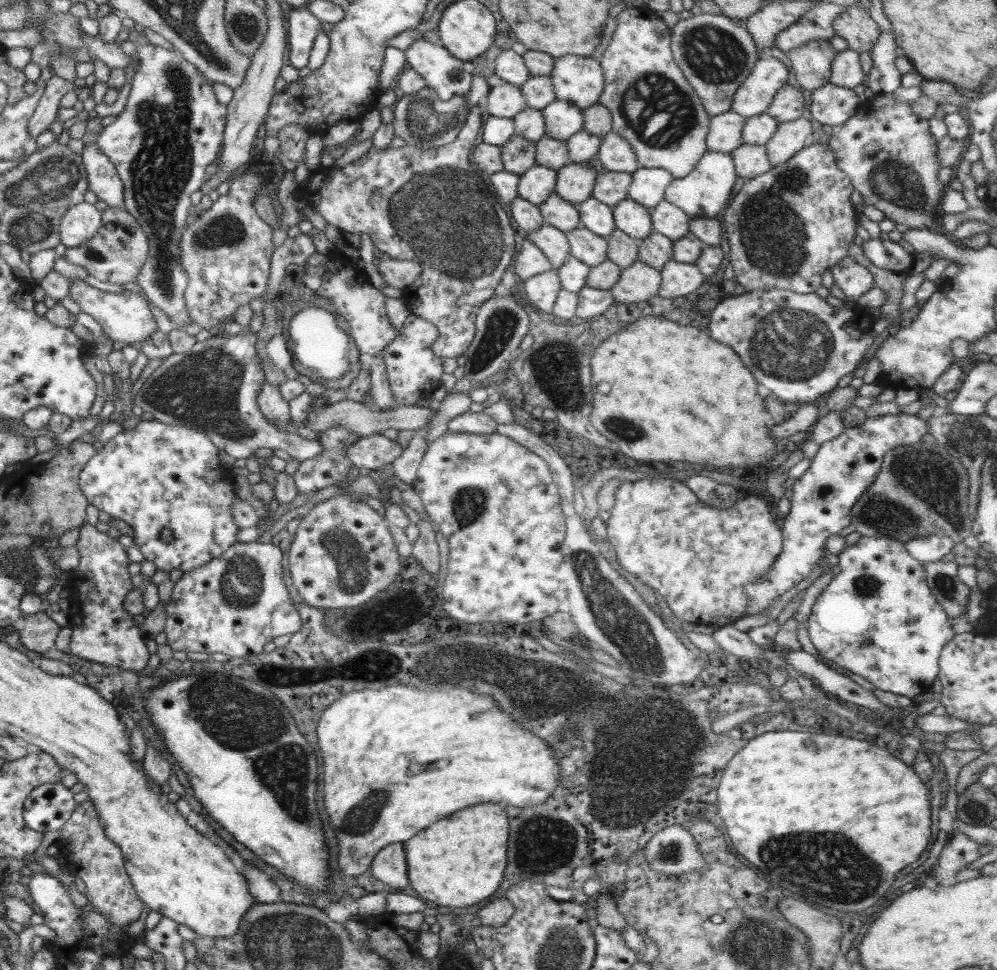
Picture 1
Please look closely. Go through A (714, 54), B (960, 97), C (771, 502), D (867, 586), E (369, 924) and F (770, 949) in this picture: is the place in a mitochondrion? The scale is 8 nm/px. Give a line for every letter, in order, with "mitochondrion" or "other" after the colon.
A: mitochondrion
B: other
C: other
D: mitochondrion
E: other
F: mitochondrion

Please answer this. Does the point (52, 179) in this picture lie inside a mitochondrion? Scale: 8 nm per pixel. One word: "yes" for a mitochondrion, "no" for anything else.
yes

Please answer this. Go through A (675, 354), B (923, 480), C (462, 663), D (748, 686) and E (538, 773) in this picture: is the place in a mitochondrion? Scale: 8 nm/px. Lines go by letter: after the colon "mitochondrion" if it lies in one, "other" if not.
A: other
B: mitochondrion
C: mitochondrion
D: other
E: other

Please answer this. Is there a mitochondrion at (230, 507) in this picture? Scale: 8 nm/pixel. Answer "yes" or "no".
no

